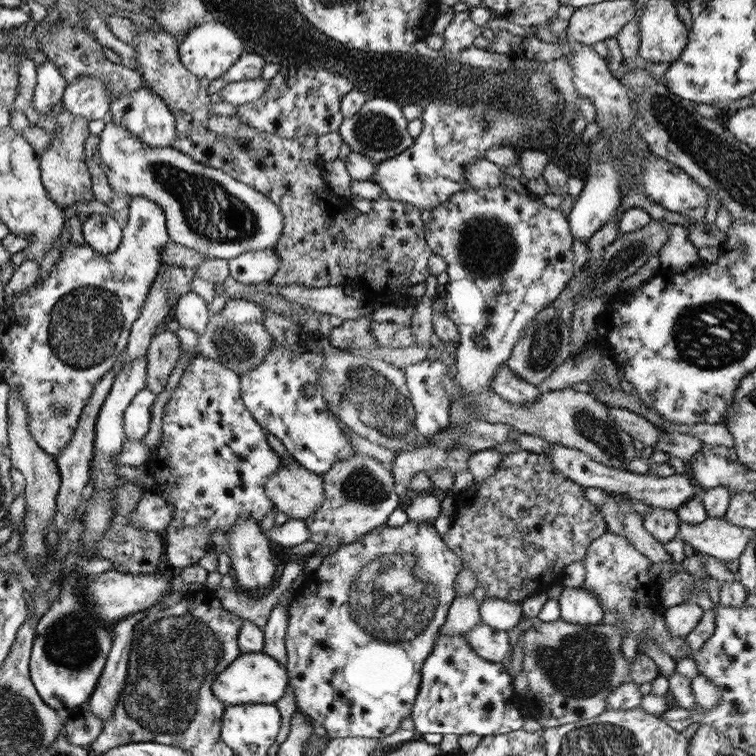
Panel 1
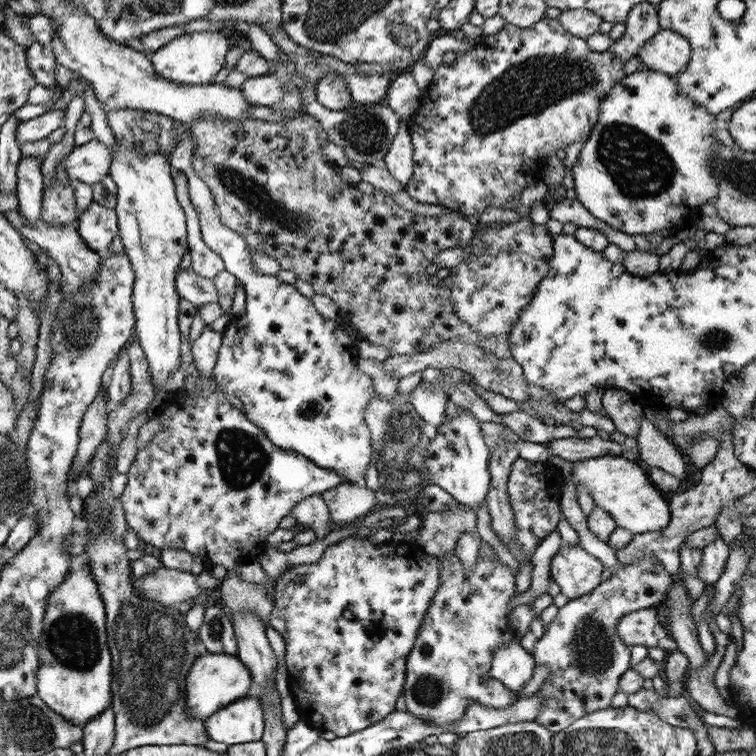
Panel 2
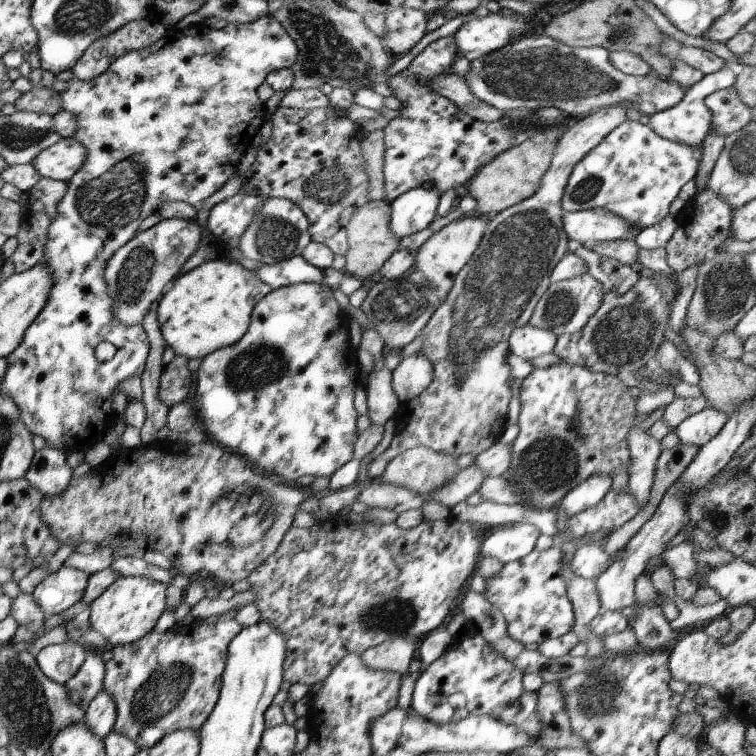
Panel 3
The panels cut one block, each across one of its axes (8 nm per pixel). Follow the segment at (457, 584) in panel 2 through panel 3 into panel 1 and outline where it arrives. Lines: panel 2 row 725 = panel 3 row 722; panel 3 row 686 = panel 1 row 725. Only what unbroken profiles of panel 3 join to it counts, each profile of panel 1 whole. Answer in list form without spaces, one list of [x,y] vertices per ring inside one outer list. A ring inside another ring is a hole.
[[[463,634],[437,635],[427,660],[421,666],[421,681],[414,698],[410,718],[416,734],[477,734],[491,736],[521,729],[523,717],[510,700],[514,690],[512,678],[501,663],[490,663],[475,654],[466,643]]]

